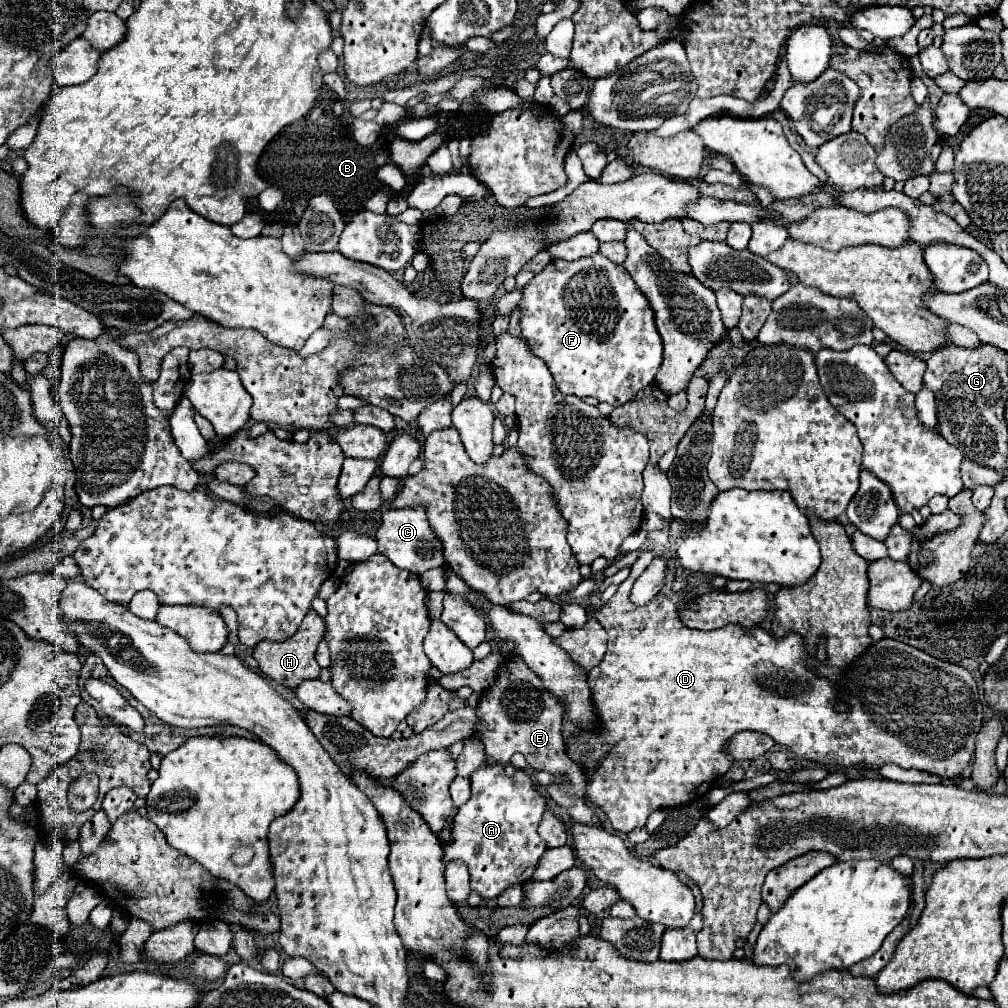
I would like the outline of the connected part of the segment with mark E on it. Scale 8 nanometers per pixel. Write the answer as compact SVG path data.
M514 655L510 661L504 661L498 669L496 683L484 693L482 701L478 703L478 735L486 747L486 755L490 761L508 765L514 753L522 753L528 765L534 771L548 771L548 773L564 773L572 783L570 787L558 785L547 788L550 798L567 811L571 819L583 824L599 825L599 819L584 803L586 781L582 769L568 757L566 745L562 741L562 707L556 699L542 687L540 679L526 667L526 663Z

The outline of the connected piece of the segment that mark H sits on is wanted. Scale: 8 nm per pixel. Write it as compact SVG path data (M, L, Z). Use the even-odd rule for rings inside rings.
M310 609L308 615L304 617L302 625L298 627L298 631L292 637L278 641L278 643L276 641L260 641L260 645L256 645L256 649L254 649L254 659L258 661L264 675L272 677L274 681L278 681L290 689L294 689L304 679L316 679L318 677L320 667L314 659L314 653L316 653L318 643L322 641L322 635L324 635L324 621L314 609Z

